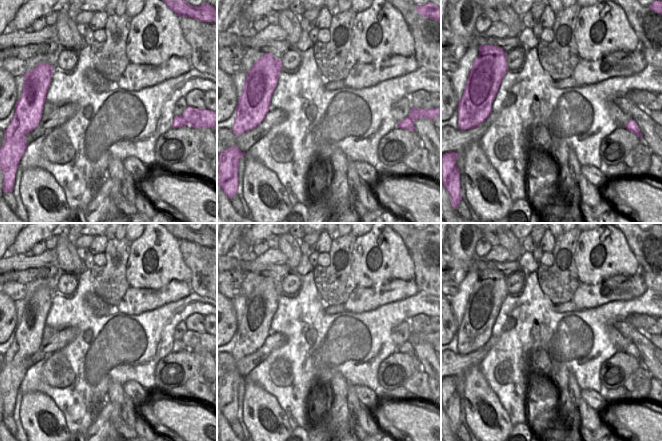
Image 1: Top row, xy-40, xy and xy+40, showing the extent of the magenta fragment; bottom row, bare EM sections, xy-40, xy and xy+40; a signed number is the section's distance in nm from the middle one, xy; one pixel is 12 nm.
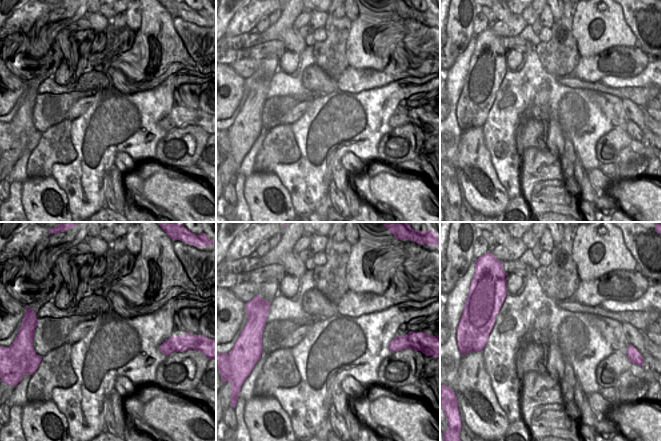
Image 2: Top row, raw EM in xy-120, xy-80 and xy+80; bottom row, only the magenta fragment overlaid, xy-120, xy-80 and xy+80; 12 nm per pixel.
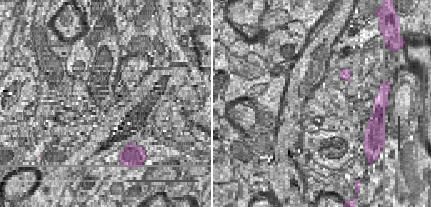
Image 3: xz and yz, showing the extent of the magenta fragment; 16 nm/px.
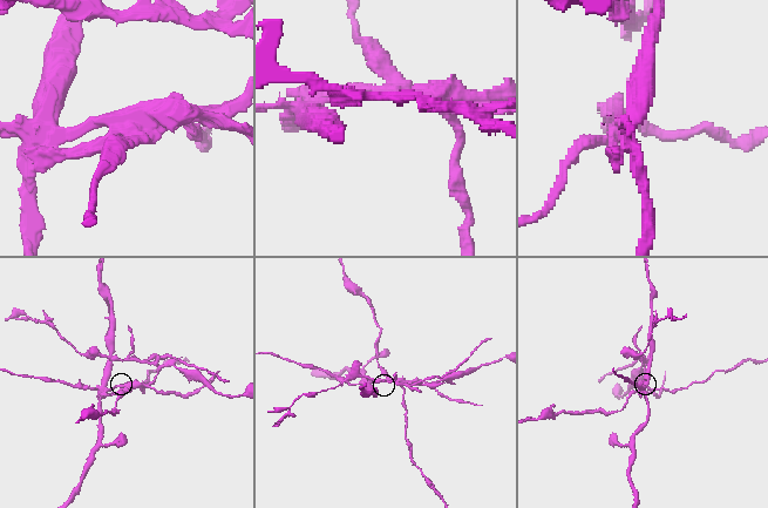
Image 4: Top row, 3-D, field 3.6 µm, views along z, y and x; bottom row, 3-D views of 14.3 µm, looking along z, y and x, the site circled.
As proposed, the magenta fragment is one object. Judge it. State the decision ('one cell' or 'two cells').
two cells

